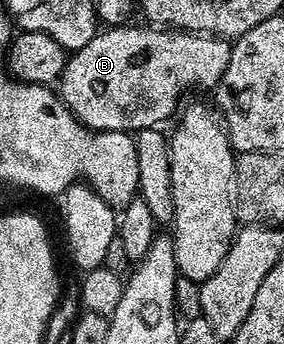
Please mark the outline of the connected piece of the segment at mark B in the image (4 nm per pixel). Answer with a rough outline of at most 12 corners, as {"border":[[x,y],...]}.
{"border":[[135,24],[96,32],[58,79],[101,133],[162,126],[214,90],[230,40]]}

